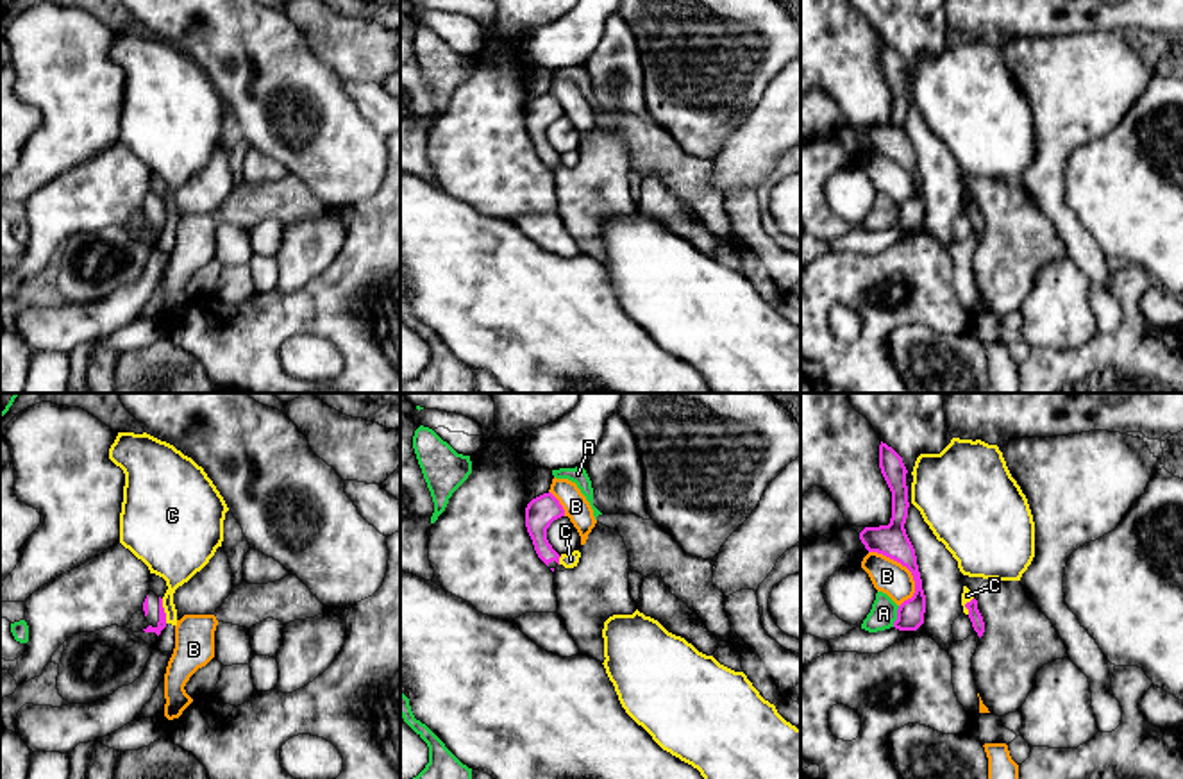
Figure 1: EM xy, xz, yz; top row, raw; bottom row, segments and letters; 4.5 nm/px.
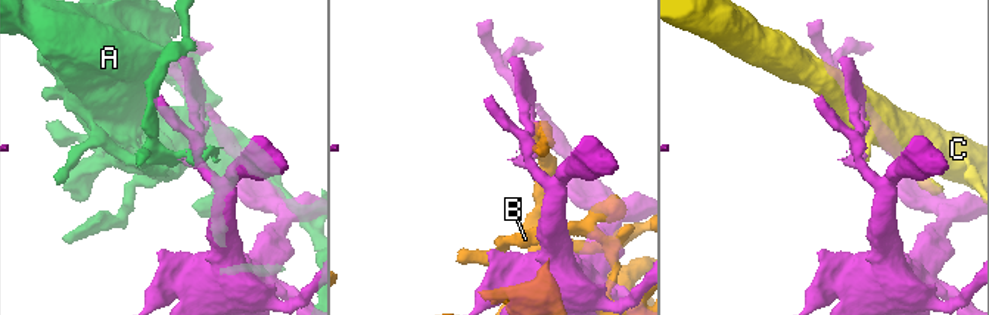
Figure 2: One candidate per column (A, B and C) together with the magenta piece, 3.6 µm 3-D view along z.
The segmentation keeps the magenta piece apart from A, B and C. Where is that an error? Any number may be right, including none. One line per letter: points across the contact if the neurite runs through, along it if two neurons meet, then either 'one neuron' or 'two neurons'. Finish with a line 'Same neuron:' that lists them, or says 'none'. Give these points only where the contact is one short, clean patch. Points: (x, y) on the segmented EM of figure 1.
A: two neurons
B: two neurons
C: two neurons
Same neuron: none

